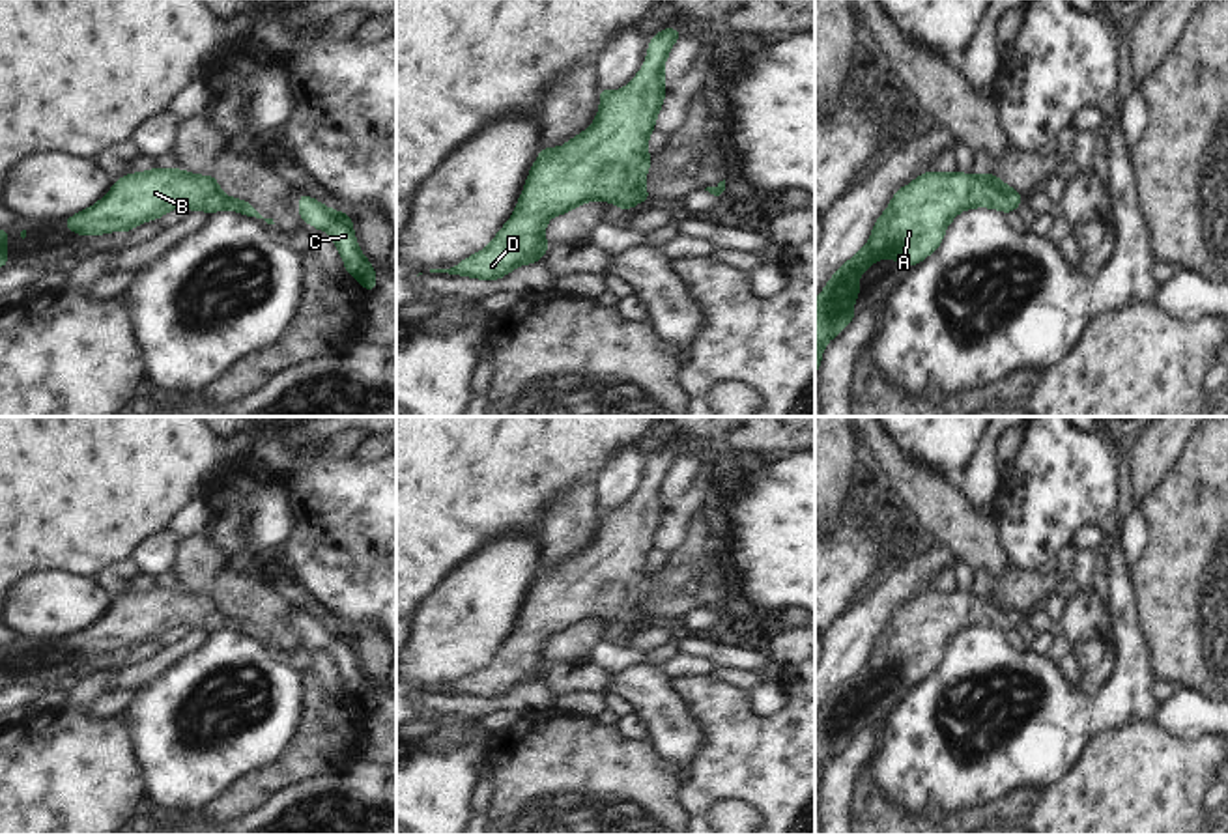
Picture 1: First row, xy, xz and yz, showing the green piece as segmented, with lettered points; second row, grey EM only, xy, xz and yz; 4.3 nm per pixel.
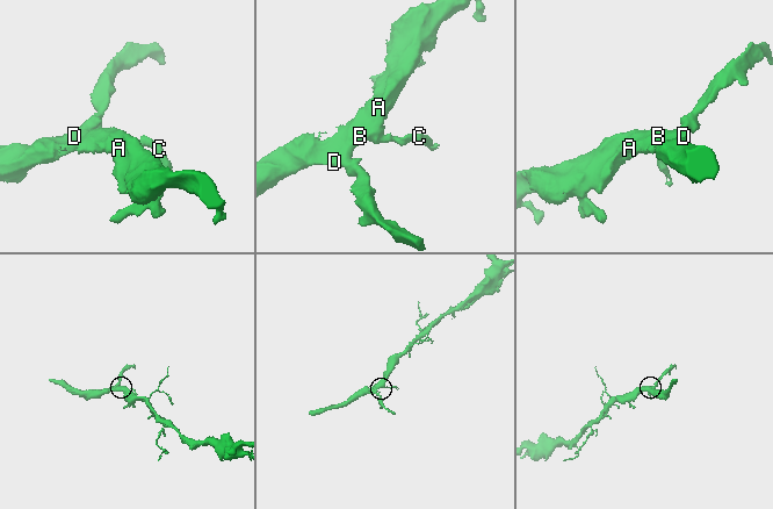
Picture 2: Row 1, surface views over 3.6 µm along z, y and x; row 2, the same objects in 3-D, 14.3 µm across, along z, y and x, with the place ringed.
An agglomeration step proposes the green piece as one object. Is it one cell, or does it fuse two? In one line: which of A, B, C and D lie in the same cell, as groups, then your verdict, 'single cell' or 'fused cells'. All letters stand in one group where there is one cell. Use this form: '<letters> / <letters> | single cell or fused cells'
A B C D | single cell

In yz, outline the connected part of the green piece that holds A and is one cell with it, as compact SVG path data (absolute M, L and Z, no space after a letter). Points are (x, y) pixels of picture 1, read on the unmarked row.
M925 590L899 607L875 641L869 661L834 691L815 719L815 792L826 760L856 734L852 721L865 686L886 674L912 686L940 665L948 643L961 630L996 626L1009 631L1022 616L994 592Z

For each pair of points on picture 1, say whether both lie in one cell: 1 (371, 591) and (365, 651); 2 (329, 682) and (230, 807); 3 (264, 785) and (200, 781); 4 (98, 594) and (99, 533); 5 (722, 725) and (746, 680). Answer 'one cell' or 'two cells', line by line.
1: two cells
2: one cell
3: two cells
4: two cells
5: two cells

